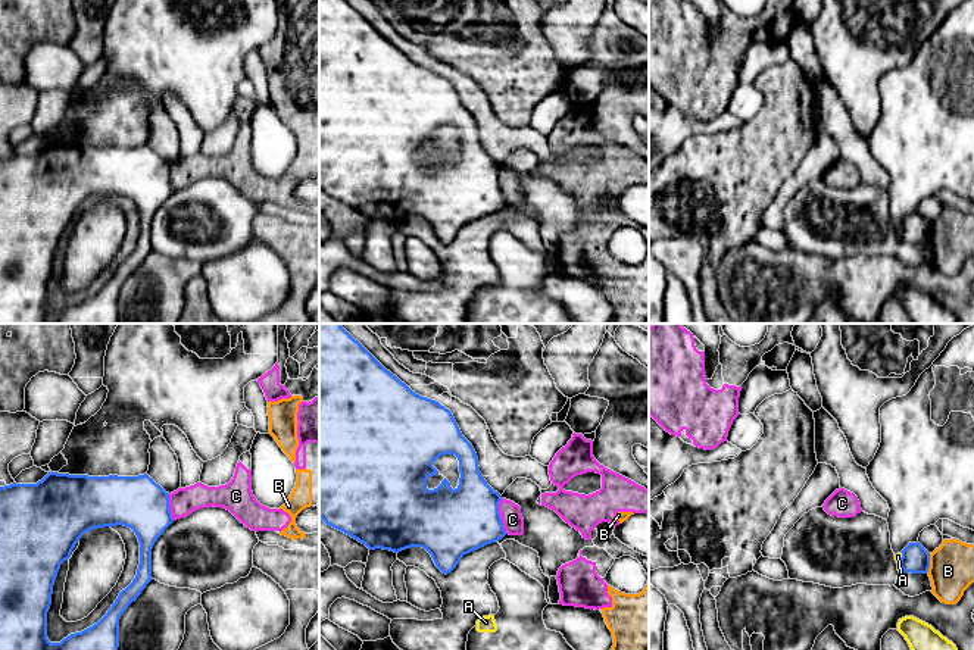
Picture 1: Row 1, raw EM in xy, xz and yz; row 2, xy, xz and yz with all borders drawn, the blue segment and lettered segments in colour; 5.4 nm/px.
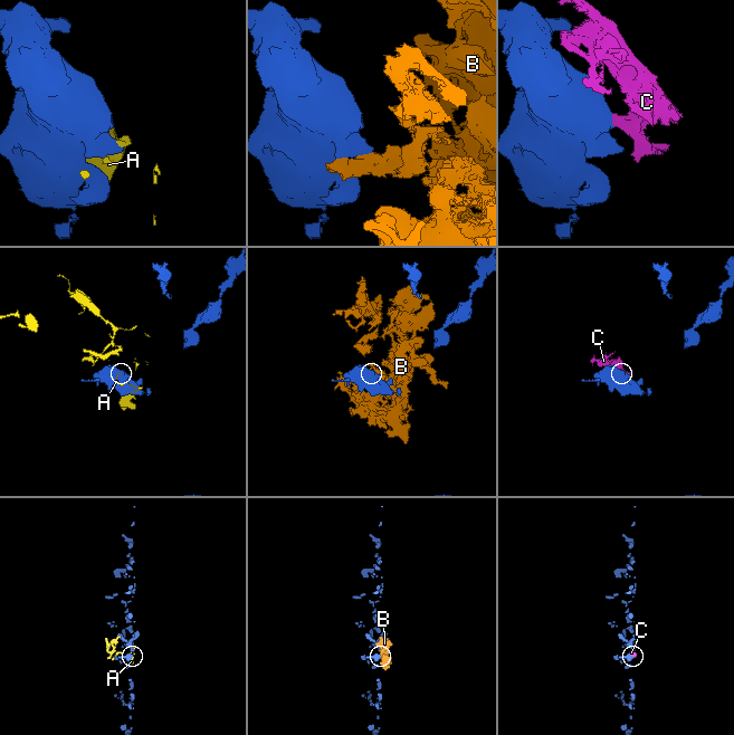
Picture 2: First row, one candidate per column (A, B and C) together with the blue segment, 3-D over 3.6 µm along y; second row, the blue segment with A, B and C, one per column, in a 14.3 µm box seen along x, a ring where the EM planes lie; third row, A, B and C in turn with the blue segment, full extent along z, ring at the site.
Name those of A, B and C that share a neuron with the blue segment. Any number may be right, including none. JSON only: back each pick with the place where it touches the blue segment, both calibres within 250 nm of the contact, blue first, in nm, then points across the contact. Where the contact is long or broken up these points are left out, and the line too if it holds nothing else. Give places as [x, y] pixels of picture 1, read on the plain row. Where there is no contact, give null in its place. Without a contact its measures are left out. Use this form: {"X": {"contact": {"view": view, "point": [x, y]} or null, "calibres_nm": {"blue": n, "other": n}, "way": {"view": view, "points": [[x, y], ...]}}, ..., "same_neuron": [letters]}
{"same_neuron": []}

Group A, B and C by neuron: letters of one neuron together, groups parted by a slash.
A / B C

